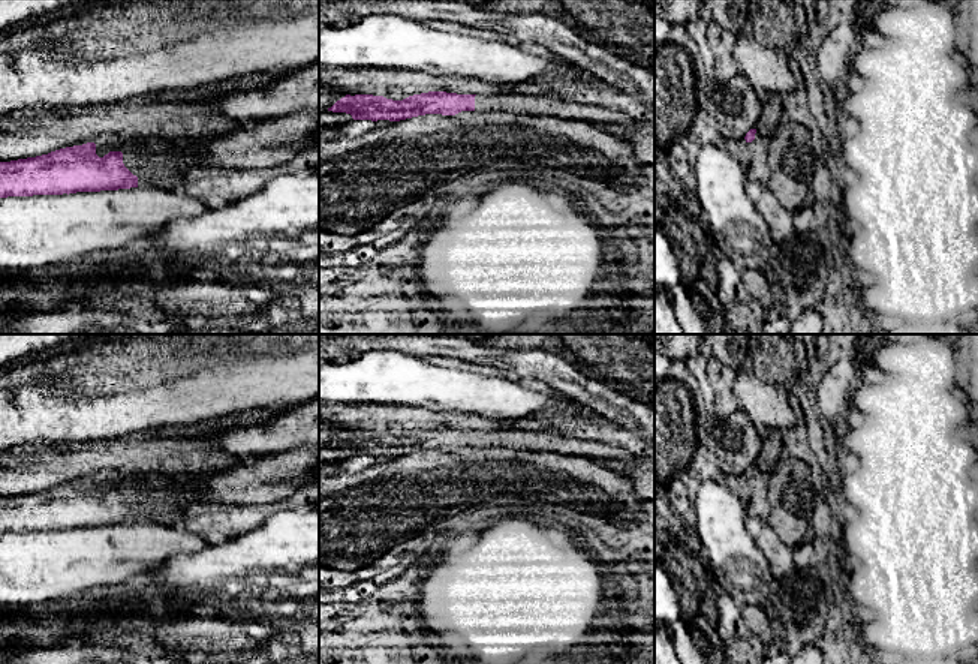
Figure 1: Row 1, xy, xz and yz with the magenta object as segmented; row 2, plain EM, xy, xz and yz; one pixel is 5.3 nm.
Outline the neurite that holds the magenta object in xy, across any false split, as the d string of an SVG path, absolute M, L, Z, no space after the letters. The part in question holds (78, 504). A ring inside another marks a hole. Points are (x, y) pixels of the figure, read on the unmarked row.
M300 447L279 456L243 460L214 474L174 477L168 486L180 496L175 505L139 502L129 507L123 499L121 487L109 487L99 493L96 480L87 478L36 493L0 498L0 534L154 523L157 517L168 513L195 516L213 507L270 504L286 499L300 487L318 480L318 468L319 447Z

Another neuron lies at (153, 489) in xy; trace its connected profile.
M105 471L94 477L96 490L103 493L109 487L121 487L123 499L129 507L139 502L153 505L175 505L180 496L168 486L175 475L130 475L115 471Z

